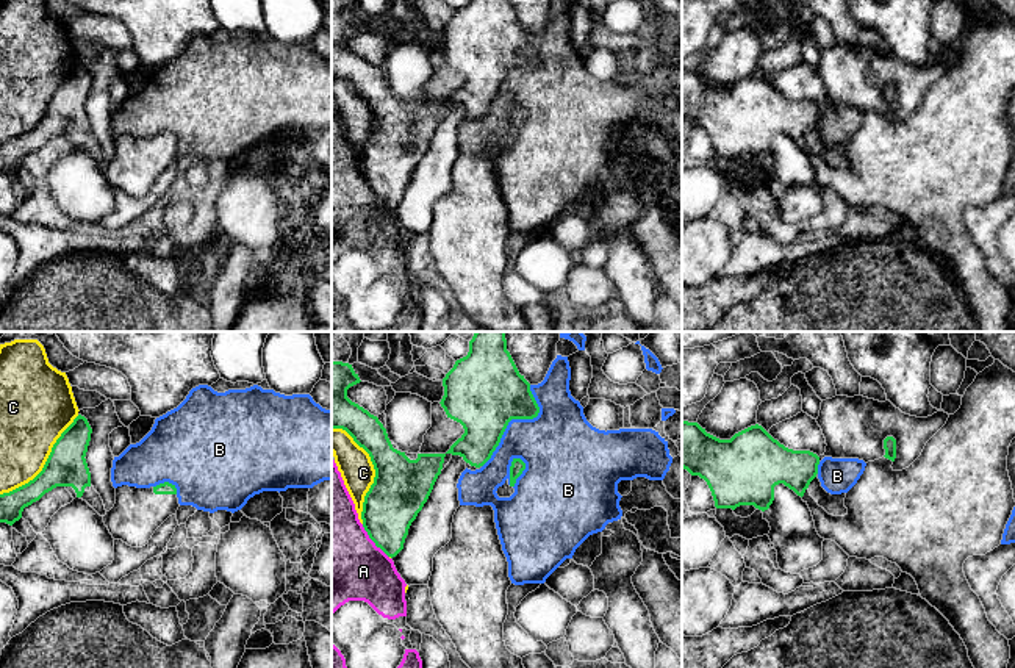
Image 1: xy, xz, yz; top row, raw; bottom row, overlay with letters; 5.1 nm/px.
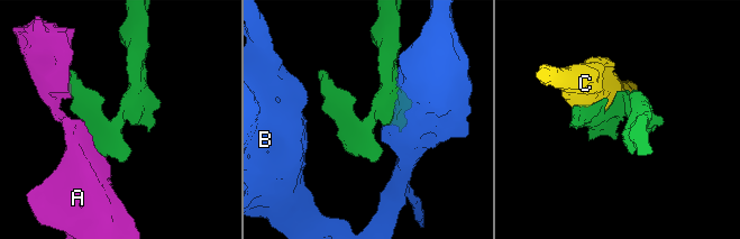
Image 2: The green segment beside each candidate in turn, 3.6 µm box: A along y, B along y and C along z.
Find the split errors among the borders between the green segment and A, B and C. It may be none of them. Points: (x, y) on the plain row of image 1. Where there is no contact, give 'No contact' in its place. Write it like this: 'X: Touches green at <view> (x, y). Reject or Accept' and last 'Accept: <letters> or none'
A: Touches green at xz (373, 190). Reject
B: Touches green at xz (515, 68). Reject
C: Touches green at xz (376, 121). Reject
Accept: none

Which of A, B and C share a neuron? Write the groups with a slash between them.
A / B / C

